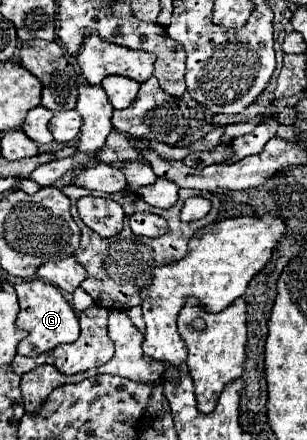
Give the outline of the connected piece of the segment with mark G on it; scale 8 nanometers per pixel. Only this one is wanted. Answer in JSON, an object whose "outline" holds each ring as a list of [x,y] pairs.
{"outline":[[[40,279],[22,281],[16,285],[18,301],[20,301],[20,313],[18,313],[18,327],[28,331],[28,337],[20,341],[18,353],[26,357],[36,357],[40,353],[50,353],[56,345],[62,343],[74,343],[80,335],[78,317],[70,303],[64,299],[64,295],[50,283],[44,283]]]}

